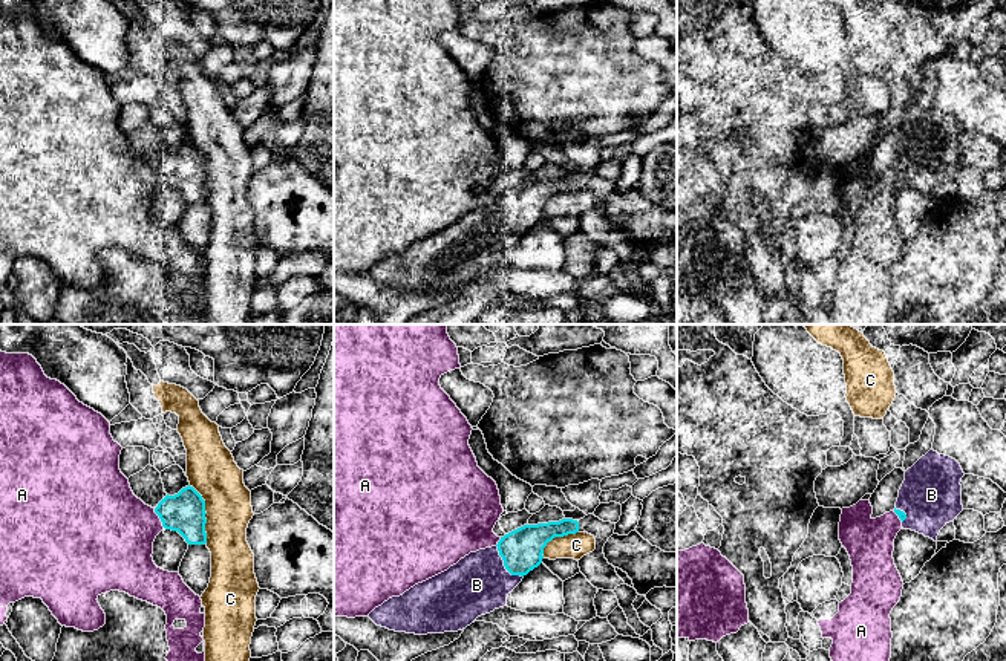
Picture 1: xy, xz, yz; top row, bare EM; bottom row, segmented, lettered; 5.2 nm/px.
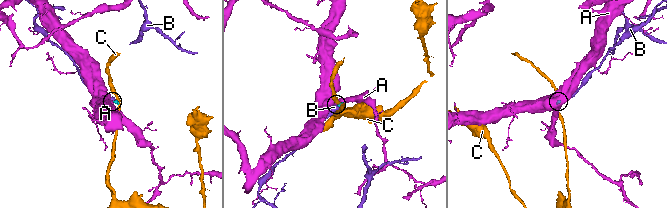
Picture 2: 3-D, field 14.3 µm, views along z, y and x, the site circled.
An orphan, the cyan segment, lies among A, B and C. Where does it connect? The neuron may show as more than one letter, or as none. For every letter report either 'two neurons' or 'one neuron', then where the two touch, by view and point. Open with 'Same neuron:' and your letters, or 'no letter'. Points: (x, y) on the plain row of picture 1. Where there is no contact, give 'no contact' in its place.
Same neuron: B
A: two neurons | xy (160, 175)
B: one neuron | xz (504, 222)
C: two neurons | xy (205, 170)

